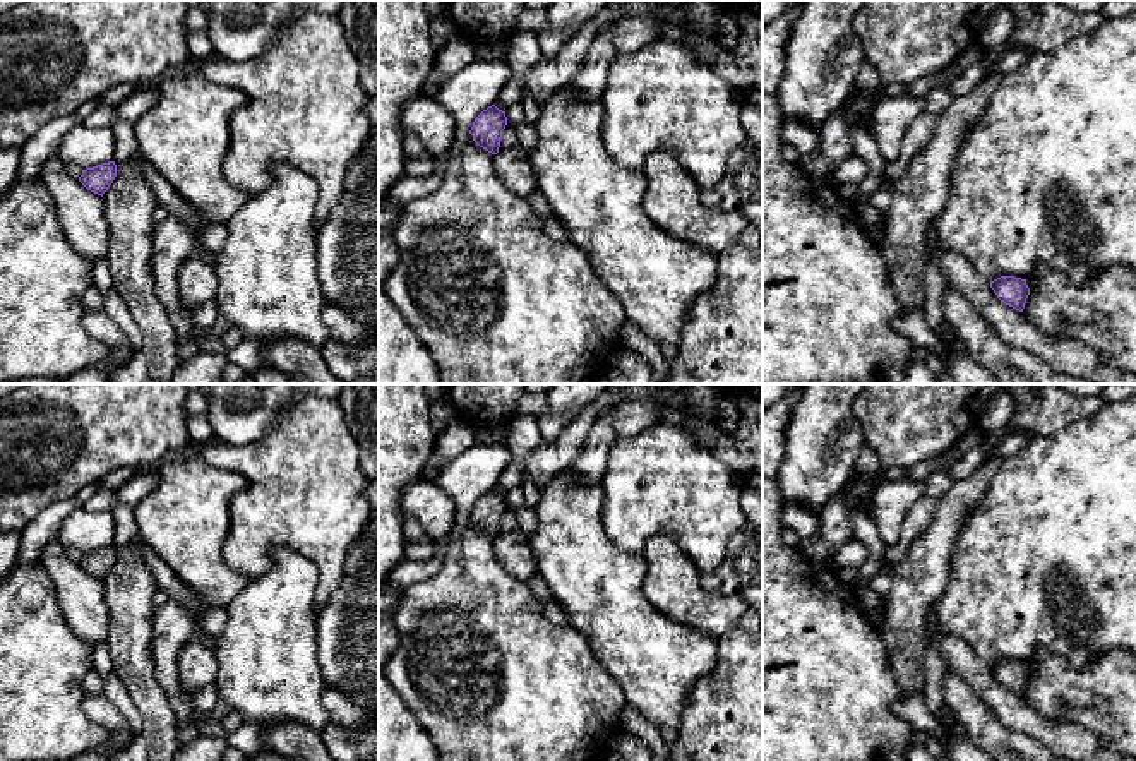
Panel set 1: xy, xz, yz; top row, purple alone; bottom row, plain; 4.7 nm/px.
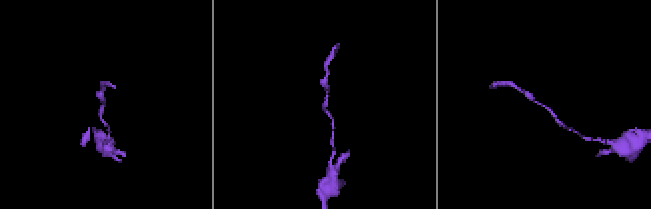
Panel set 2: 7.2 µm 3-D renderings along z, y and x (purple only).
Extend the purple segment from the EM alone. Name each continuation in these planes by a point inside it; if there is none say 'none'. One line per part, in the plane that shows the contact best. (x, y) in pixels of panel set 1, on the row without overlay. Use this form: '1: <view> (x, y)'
none

